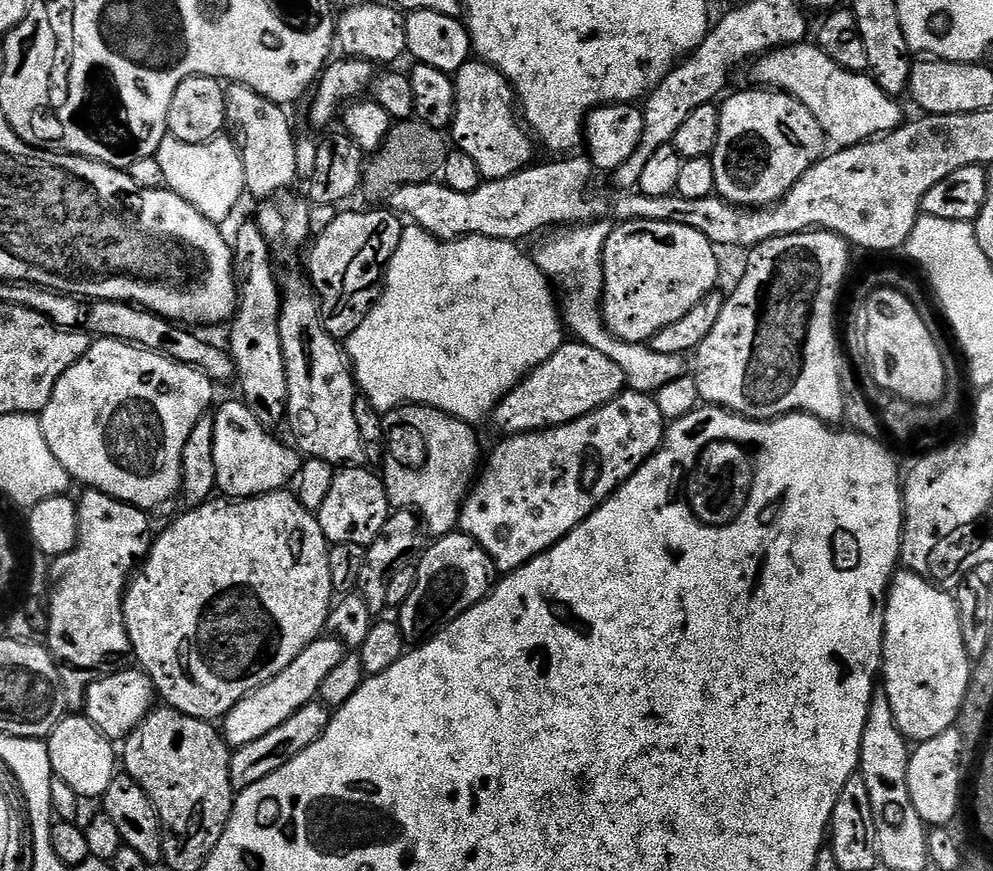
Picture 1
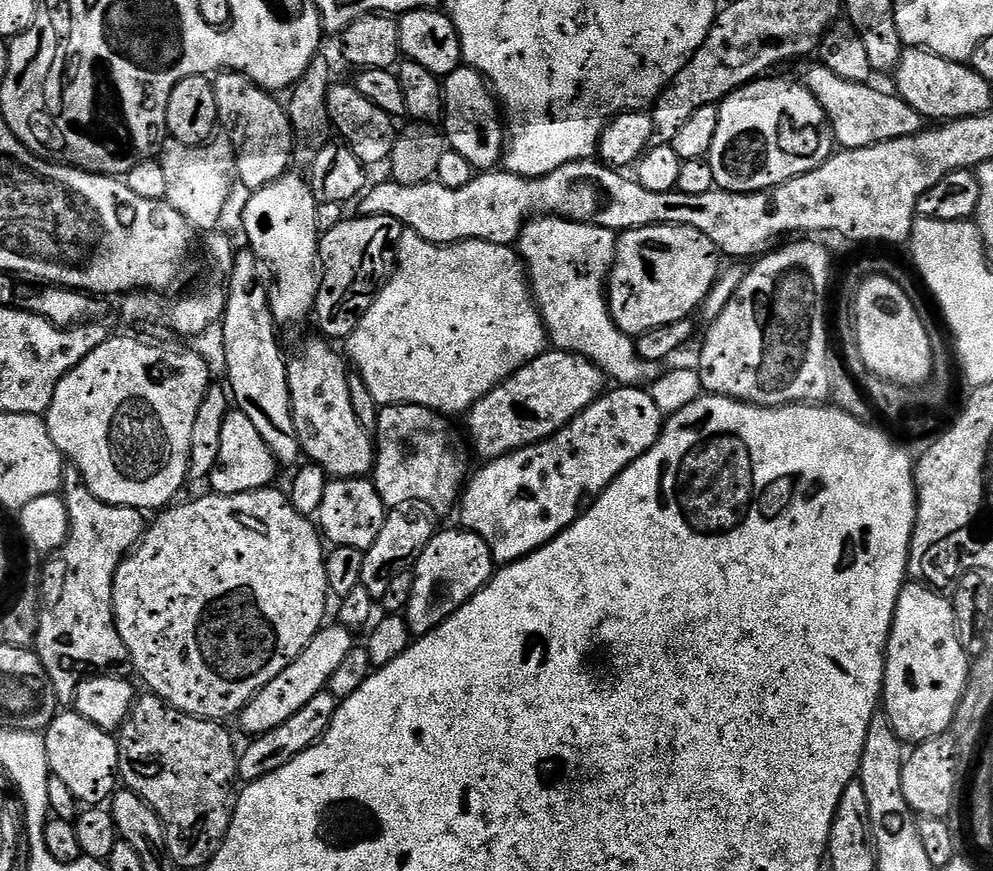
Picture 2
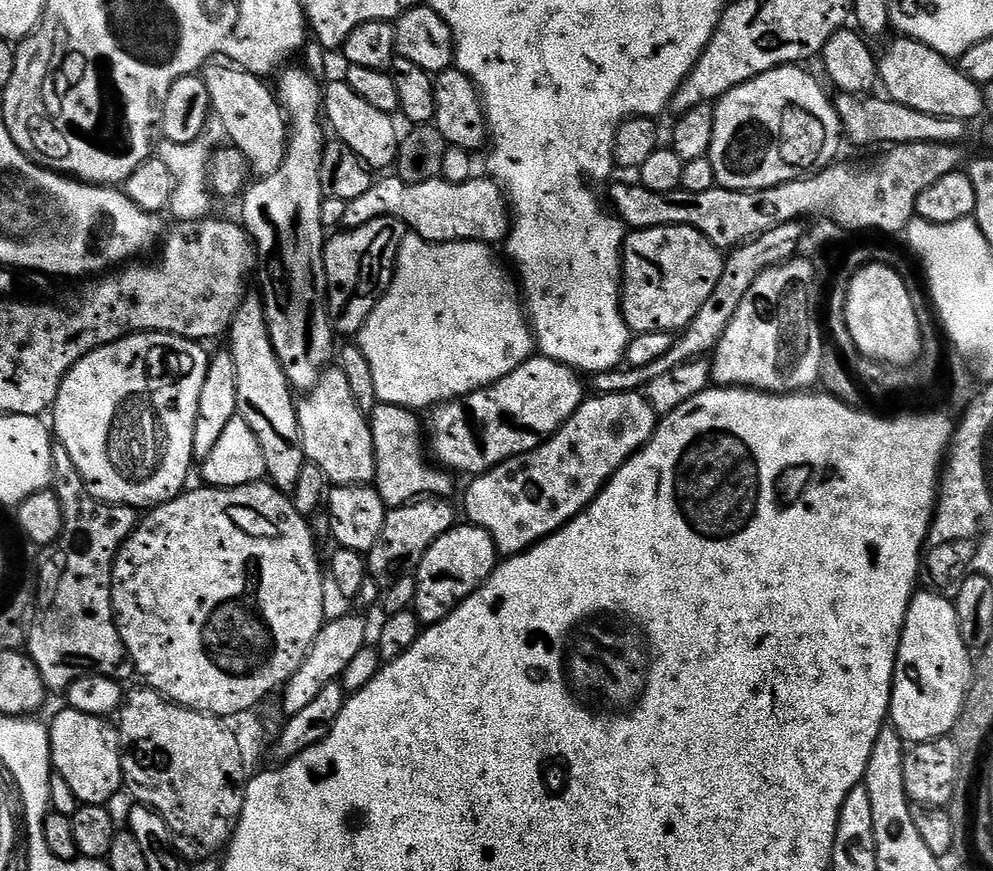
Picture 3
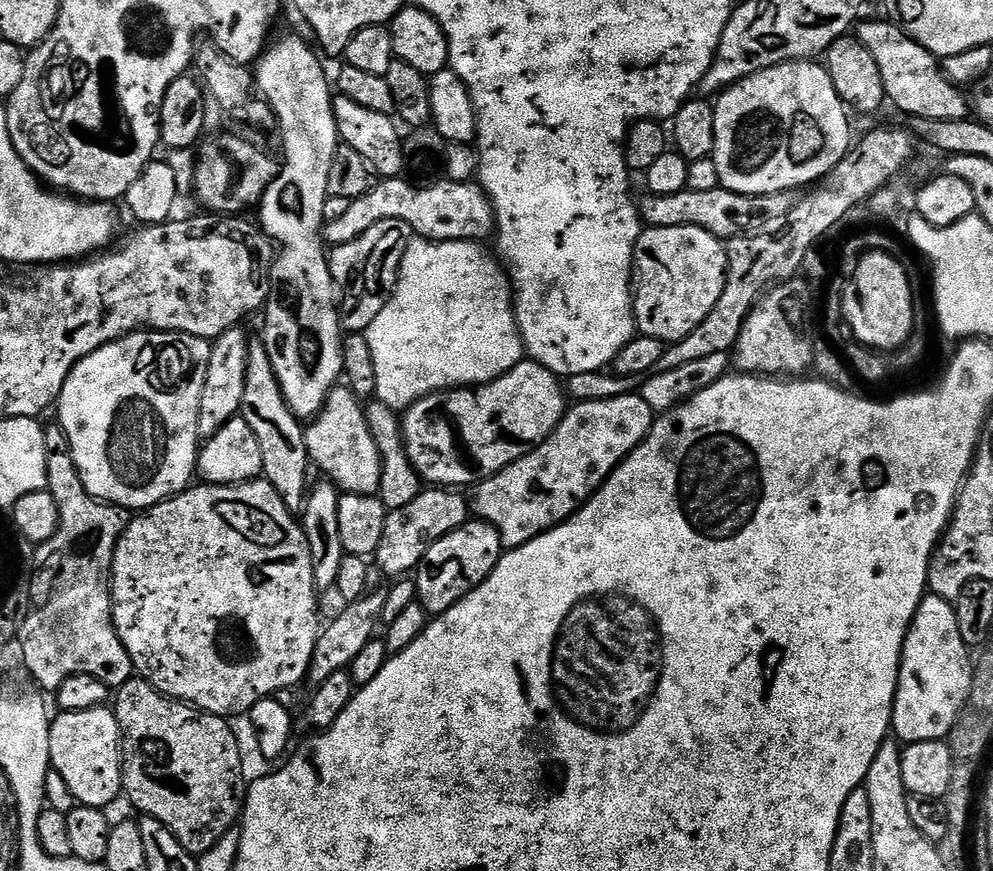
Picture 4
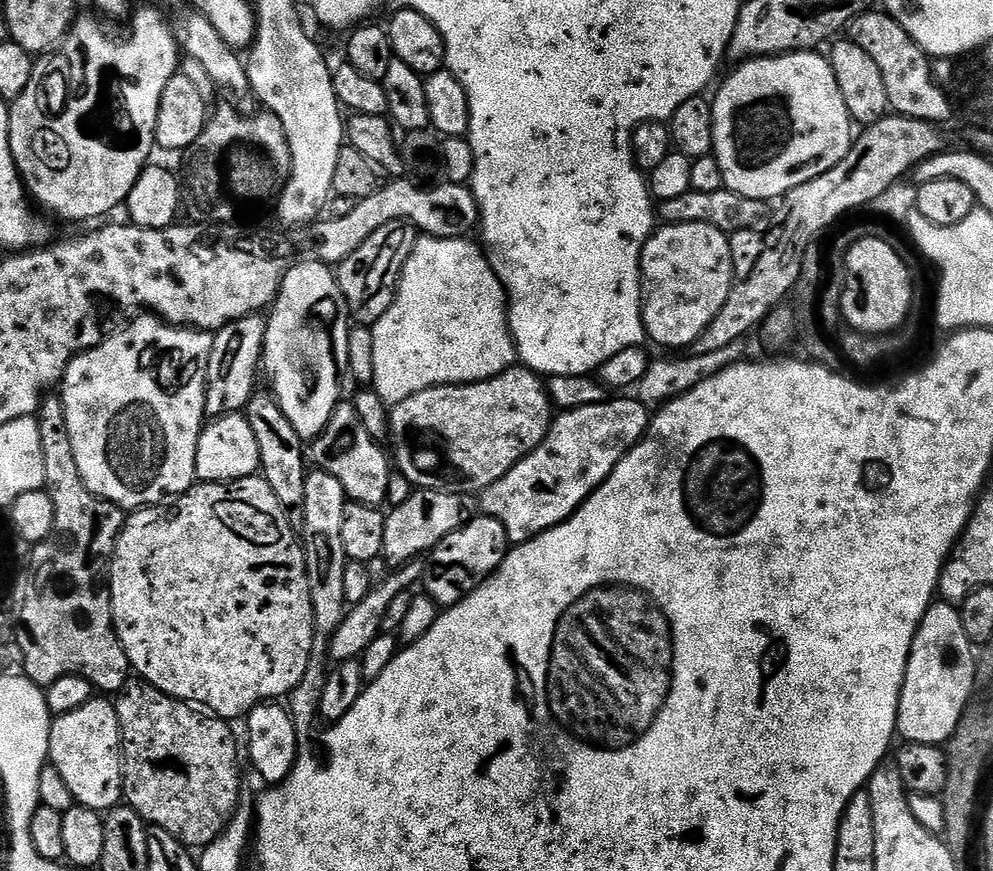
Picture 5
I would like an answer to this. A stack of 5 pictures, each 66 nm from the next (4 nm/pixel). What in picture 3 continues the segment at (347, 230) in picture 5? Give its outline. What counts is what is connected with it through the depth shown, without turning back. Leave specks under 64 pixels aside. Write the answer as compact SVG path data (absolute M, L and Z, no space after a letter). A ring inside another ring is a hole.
M392 174L385 180L377 179L362 194L362 198L354 198L348 201L343 227L345 229L366 226L366 222L374 222L383 216L398 218L405 229L411 230L423 240L431 240L433 244L453 244L456 240L473 240L479 244L496 246L496 243L507 241L510 227L510 205L508 197L497 181L491 178L473 178L461 184L451 184L449 180L437 178L427 180L421 184L407 184L399 175Z

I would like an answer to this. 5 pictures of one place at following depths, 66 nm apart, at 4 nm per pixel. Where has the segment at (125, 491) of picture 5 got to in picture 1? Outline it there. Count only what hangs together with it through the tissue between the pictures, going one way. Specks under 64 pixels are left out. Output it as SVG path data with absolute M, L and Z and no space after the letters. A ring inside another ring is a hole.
M96 338L86 350L86 354L82 354L82 358L78 358L78 362L74 362L74 366L70 366L70 370L66 370L66 374L62 374L62 378L58 378L58 382L54 386L54 394L47 406L44 407L44 411L39 413L38 419L42 426L42 434L46 434L46 446L50 446L50 450L54 450L54 458L58 458L58 462L62 462L62 466L68 471L69 477L73 481L81 480L84 486L96 488L99 492L113 496L115 500L133 504L136 508L153 510L152 508L158 507L159 504L166 503L175 492L177 495L181 491L182 450L186 450L186 438L190 438L190 430L194 430L198 418L205 416L213 407L212 388L214 388L213 381L209 380L205 372L199 372L196 368L186 366L182 362L174 362L162 354L139 348L136 344Z

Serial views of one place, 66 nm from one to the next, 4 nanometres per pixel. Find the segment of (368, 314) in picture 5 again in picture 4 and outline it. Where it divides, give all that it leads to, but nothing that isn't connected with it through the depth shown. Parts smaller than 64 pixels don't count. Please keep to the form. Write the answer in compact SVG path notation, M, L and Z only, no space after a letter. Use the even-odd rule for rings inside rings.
M383 220L378 222L378 226L370 226L366 234L354 238L354 242L338 244L331 249L328 269L332 275L333 289L338 293L340 323L345 333L363 333L370 322L374 322L384 305L385 293L396 287L400 263L406 246L412 239L413 230L406 222Z

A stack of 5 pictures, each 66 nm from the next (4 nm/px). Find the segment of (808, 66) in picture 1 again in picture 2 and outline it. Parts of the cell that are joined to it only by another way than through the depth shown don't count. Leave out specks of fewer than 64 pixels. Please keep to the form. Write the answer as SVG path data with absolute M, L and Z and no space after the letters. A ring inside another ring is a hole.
M813 64L813 68L802 76L802 83L812 92L824 113L828 115L835 143L841 149L869 148L878 142L906 138L910 134L924 131L924 117L891 91L879 92L878 89L872 88L871 83L846 82L846 78L838 78L838 74L834 74L834 70L830 70L825 64Z

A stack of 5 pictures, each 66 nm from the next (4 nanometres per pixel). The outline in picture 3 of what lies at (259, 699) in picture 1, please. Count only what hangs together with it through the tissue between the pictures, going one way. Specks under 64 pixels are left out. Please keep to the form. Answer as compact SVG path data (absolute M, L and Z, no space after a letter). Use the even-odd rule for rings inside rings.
M340 616L337 620L329 619L314 638L308 657L302 662L302 666L288 679L288 683L282 689L285 713L288 716L298 714L298 710L303 710L313 698L318 698L323 688L337 683L342 670L346 670L346 665L358 655L358 650L366 646L367 640L364 639L367 636L368 624L360 616Z

